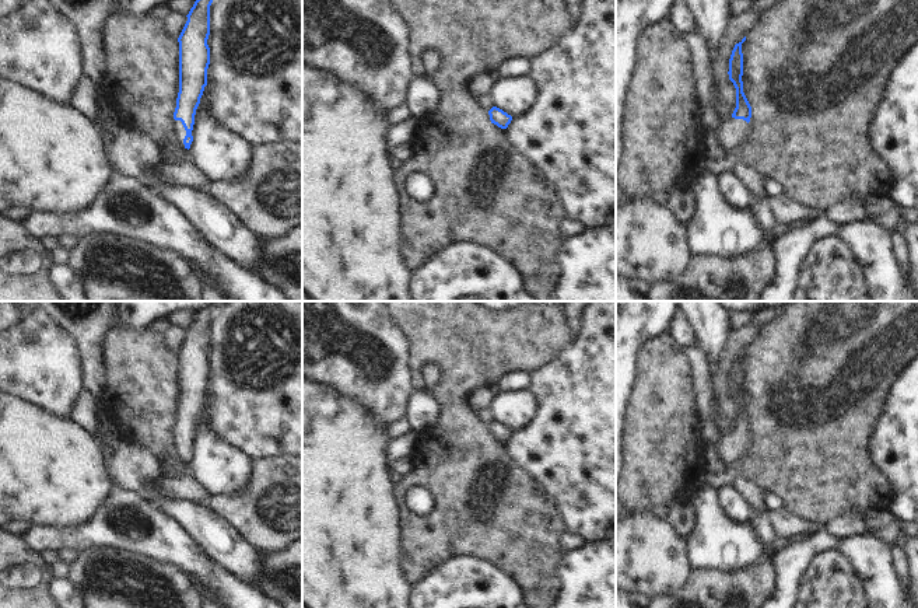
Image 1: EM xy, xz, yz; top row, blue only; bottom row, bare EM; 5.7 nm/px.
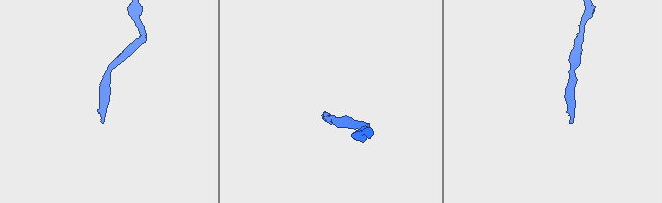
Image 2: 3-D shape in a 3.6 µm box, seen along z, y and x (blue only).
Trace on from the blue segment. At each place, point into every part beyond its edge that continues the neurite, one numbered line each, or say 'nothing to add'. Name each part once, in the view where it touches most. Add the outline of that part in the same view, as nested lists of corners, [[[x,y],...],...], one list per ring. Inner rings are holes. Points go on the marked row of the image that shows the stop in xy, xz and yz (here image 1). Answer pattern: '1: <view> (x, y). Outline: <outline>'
1: xy (178, 130). Outline: [[[174,120],[172,126],[171,126],[171,130],[172,130],[172,134],[175,137],[175,143],[181,147],[181,148],[185,148],[185,144],[183,144],[183,139],[186,136],[186,130],[182,125],[181,120]]]

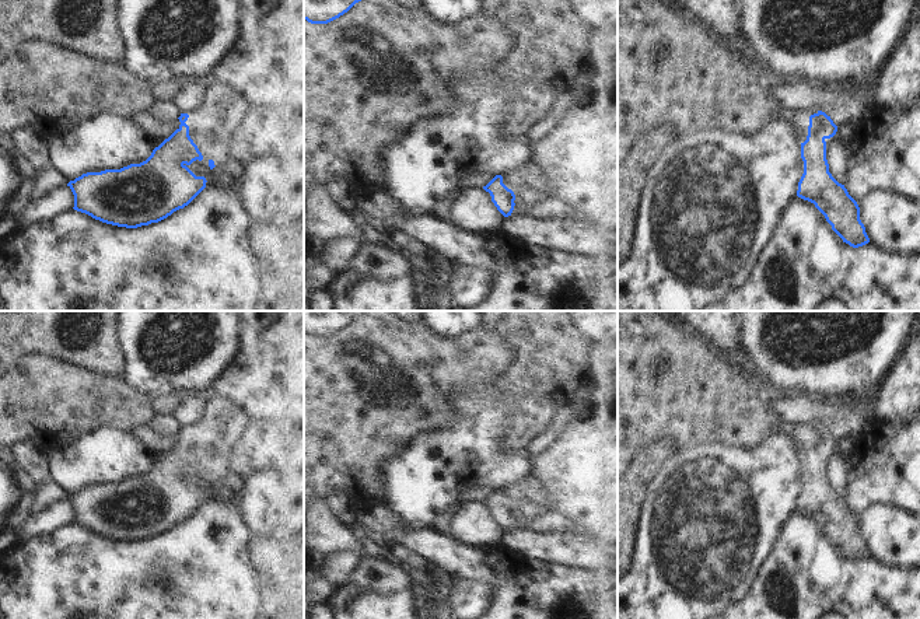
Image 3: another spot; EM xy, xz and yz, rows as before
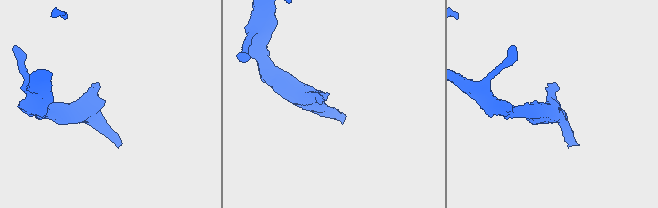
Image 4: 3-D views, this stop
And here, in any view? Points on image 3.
1: yz (800, 122). Outline: [[[818,109],[814,111],[795,111],[794,116],[790,122],[791,129],[797,137],[807,137],[808,136],[808,126],[809,126],[809,116],[818,113]]]

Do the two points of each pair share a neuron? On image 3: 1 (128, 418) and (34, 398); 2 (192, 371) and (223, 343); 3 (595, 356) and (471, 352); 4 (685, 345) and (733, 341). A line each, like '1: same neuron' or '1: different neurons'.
1: same neuron
2: same neuron
3: different neurons
4: different neurons

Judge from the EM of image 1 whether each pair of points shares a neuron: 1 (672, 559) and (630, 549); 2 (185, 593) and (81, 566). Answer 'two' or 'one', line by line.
1: one
2: one

